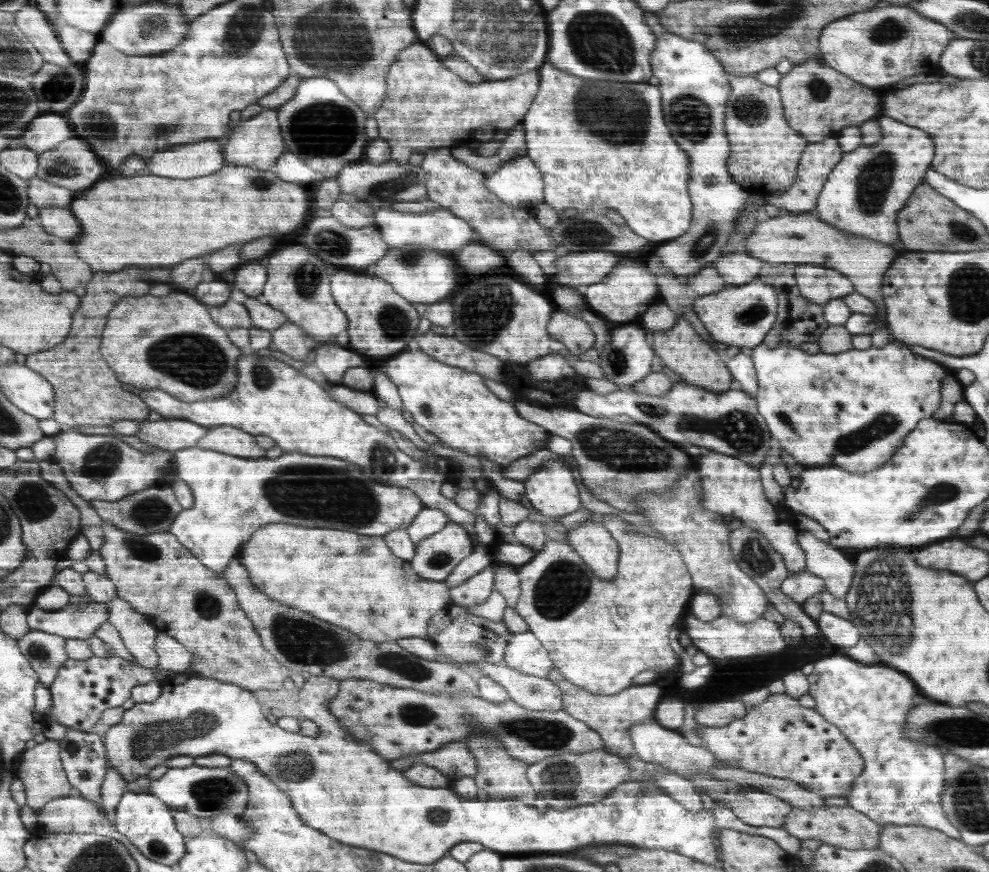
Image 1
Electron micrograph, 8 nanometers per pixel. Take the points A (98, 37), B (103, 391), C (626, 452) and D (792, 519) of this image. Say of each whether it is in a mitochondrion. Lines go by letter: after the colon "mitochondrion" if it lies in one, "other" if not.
A: other
B: other
C: mitochondrion
D: other

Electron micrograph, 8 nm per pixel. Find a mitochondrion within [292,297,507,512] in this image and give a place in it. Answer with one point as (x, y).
(394, 321)

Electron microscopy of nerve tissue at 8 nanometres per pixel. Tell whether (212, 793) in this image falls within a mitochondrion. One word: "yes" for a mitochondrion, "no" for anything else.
yes

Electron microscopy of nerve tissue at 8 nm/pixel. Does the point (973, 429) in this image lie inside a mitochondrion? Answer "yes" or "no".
no

